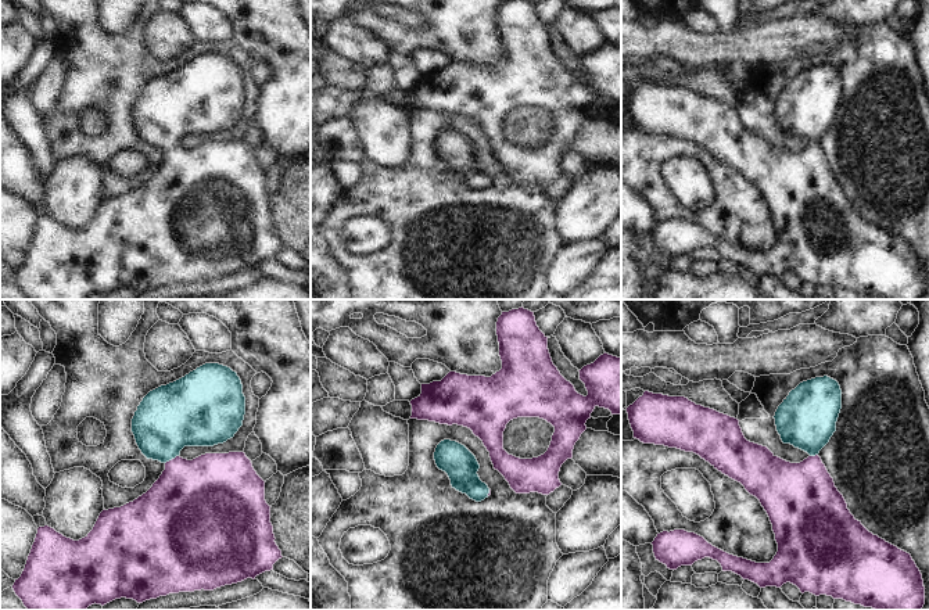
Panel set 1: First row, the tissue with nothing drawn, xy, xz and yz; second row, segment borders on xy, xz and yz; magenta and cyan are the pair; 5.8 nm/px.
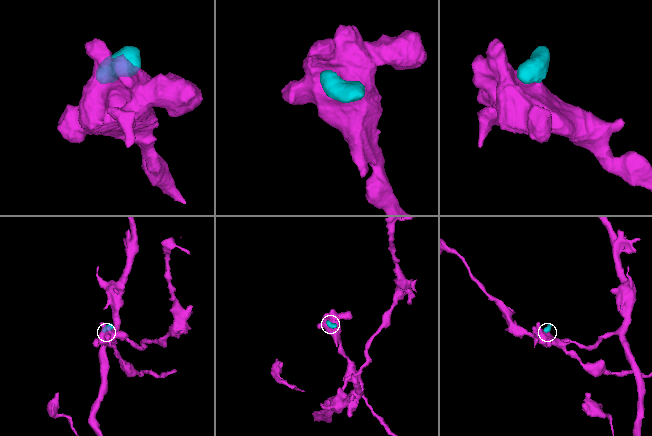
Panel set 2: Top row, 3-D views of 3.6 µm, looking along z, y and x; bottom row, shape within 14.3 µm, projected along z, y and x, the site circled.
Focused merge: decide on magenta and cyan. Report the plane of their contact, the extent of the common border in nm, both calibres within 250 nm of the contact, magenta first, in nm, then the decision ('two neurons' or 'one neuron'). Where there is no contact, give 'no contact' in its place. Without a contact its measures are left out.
xy | 90 nm | 440/380 nm | one neuron

